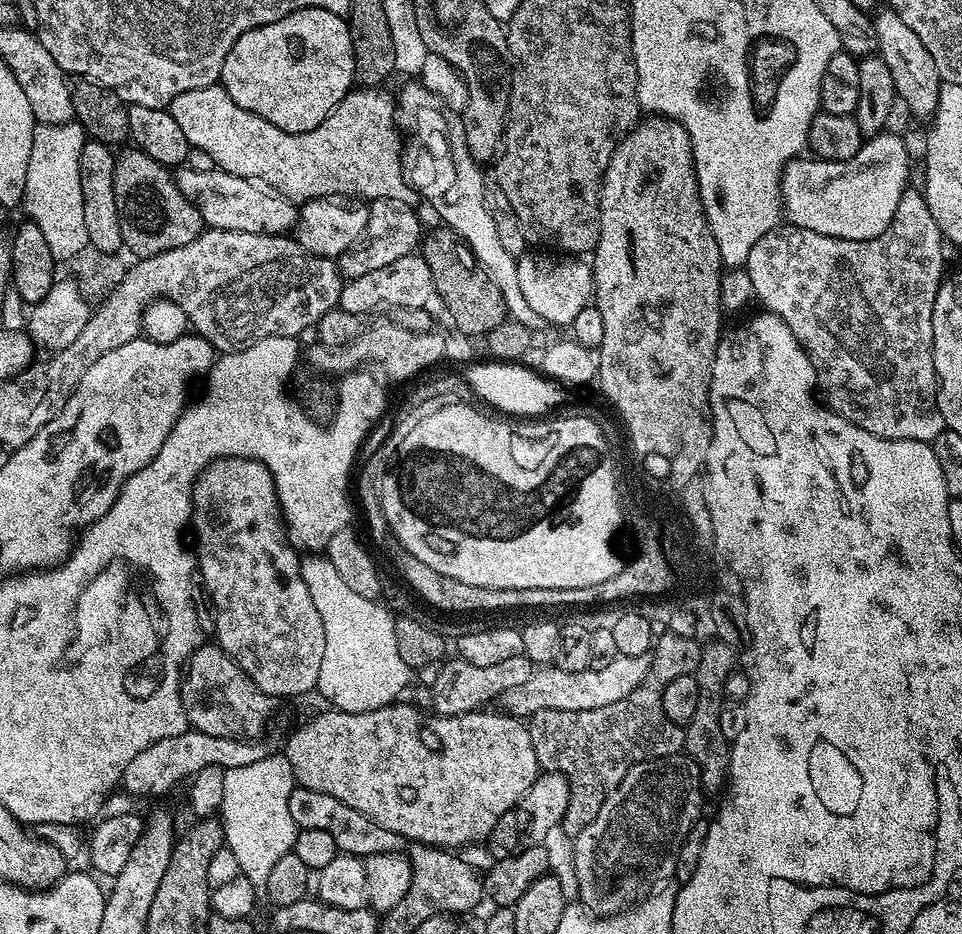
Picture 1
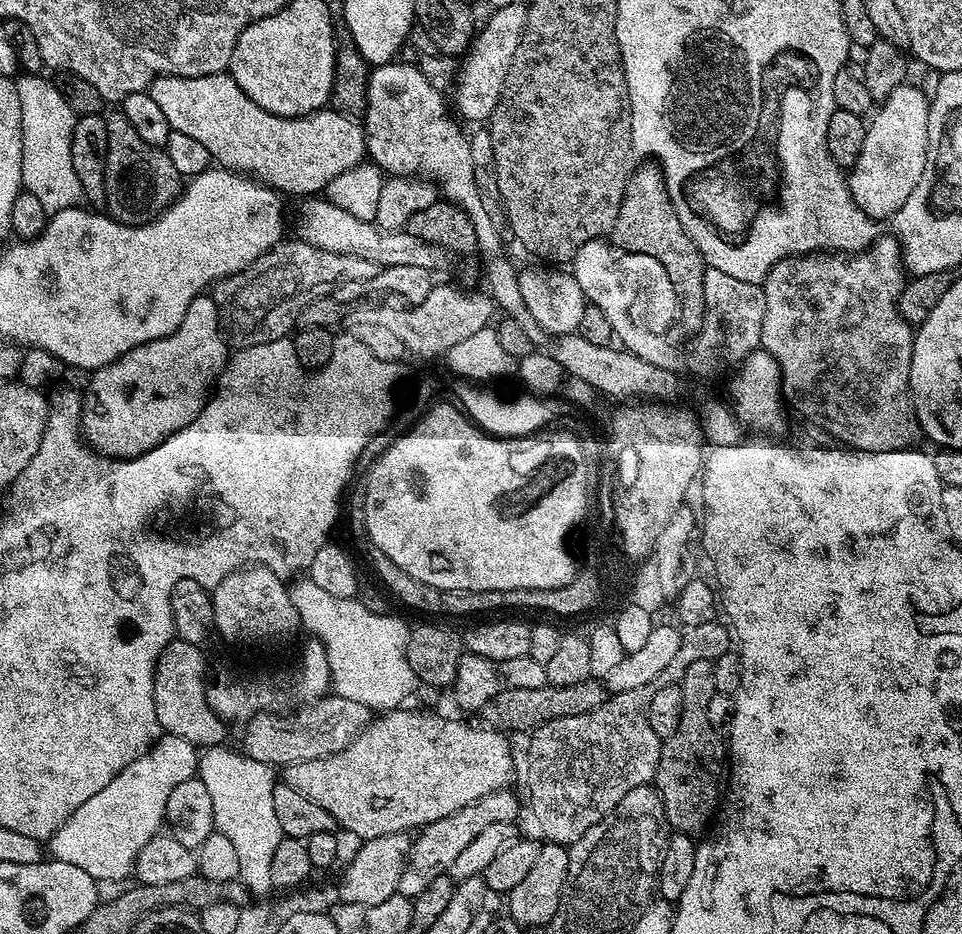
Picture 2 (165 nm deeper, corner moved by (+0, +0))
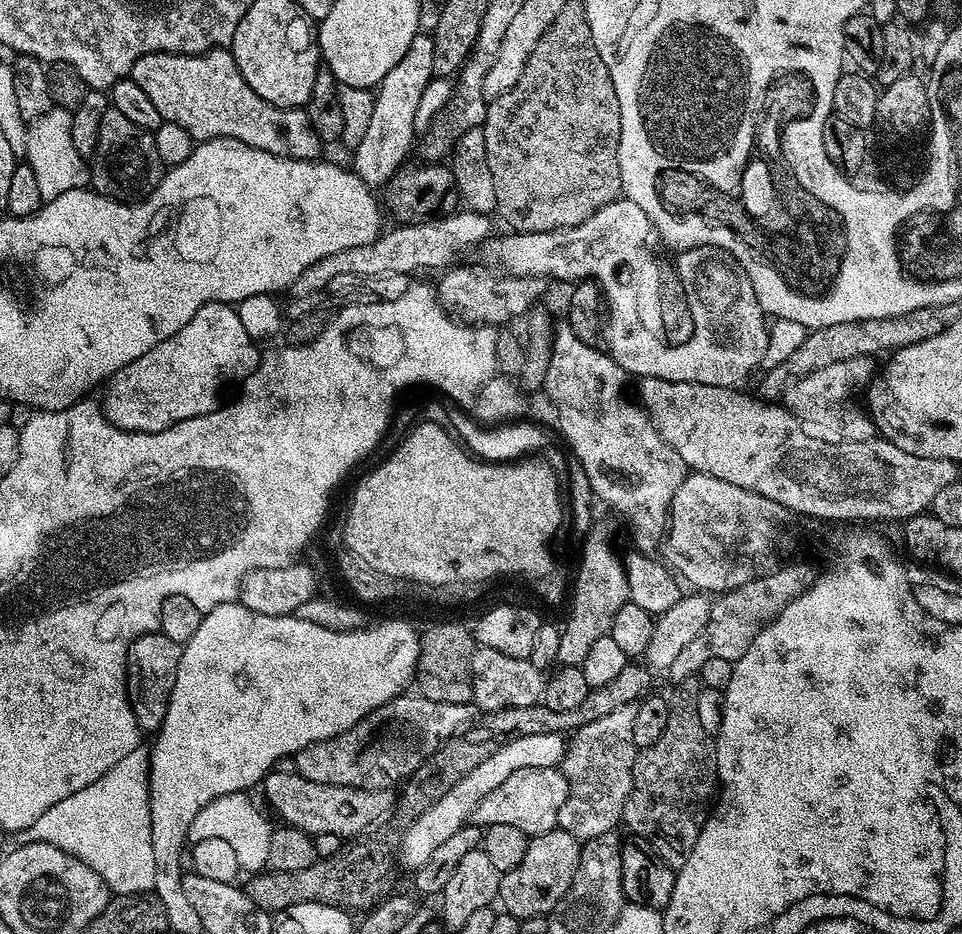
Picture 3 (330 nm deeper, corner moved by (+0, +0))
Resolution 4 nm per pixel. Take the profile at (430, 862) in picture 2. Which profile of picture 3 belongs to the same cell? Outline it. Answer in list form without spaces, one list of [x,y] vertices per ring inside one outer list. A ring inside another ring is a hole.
[[[559,767],[517,770],[502,786],[486,794],[472,811],[471,823],[481,829],[490,826],[514,826],[530,838],[546,834],[560,823],[560,811],[568,797],[568,780]]]

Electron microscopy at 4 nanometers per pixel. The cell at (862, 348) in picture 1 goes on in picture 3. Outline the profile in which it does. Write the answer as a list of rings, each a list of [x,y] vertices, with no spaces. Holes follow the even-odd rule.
[[[859,356],[853,360],[844,360],[841,364],[807,372],[787,389],[788,411],[800,419],[811,436],[822,442],[849,444],[873,439],[877,435],[876,426],[867,411],[861,405],[860,408],[856,405],[856,395],[859,392],[861,395],[874,379],[872,362],[867,356]]]

